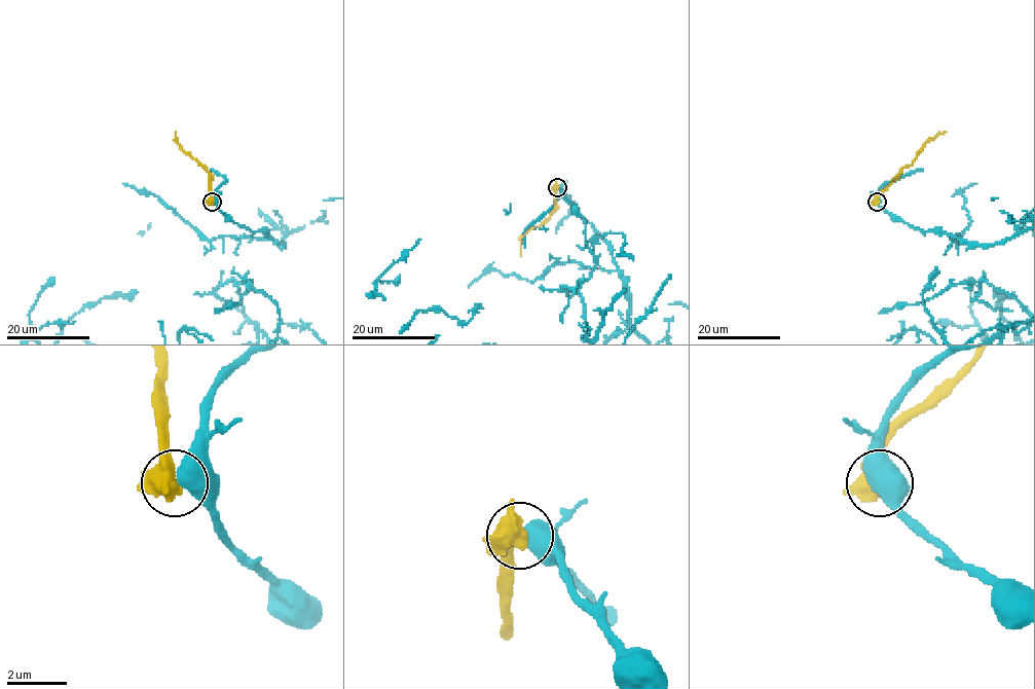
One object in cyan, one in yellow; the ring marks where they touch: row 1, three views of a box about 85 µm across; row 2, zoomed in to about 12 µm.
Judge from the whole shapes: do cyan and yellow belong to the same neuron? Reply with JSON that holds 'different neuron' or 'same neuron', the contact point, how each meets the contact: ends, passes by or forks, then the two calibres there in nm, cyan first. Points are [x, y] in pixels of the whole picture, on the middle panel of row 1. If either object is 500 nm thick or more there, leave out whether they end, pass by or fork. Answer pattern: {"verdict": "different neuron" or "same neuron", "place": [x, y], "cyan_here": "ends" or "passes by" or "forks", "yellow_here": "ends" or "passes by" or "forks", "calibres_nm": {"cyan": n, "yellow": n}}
{"verdict": "different neuron", "place": [557, 187], "calibres_nm": {"cyan": 700, "yellow": 500}}

